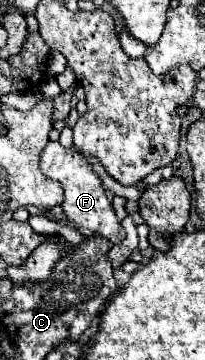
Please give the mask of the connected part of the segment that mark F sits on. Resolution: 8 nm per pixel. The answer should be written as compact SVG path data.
M48 141L48 145L44 147L44 151L40 155L40 169L46 177L52 177L52 179L60 181L60 185L64 189L62 209L64 209L64 213L70 221L90 229L92 233L96 233L104 239L108 239L112 245L118 245L122 241L120 221L114 215L114 209L108 201L108 195L102 187L100 177L92 171L92 165L74 147L66 149L58 141Z

